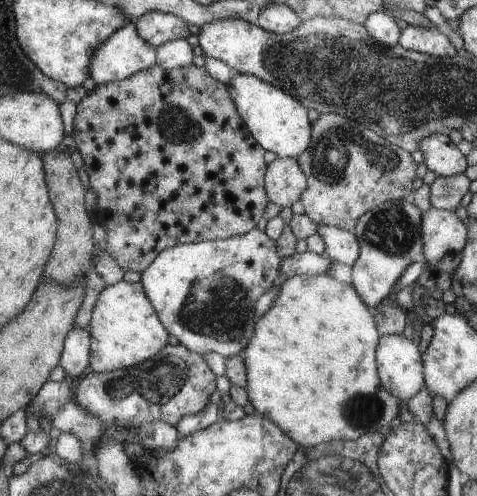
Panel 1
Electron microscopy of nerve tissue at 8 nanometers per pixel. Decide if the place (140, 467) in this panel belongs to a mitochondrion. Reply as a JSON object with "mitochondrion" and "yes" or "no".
{"mitochondrion":"no"}

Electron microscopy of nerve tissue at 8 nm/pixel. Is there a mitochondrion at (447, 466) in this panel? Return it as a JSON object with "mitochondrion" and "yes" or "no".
{"mitochondrion":"no"}

